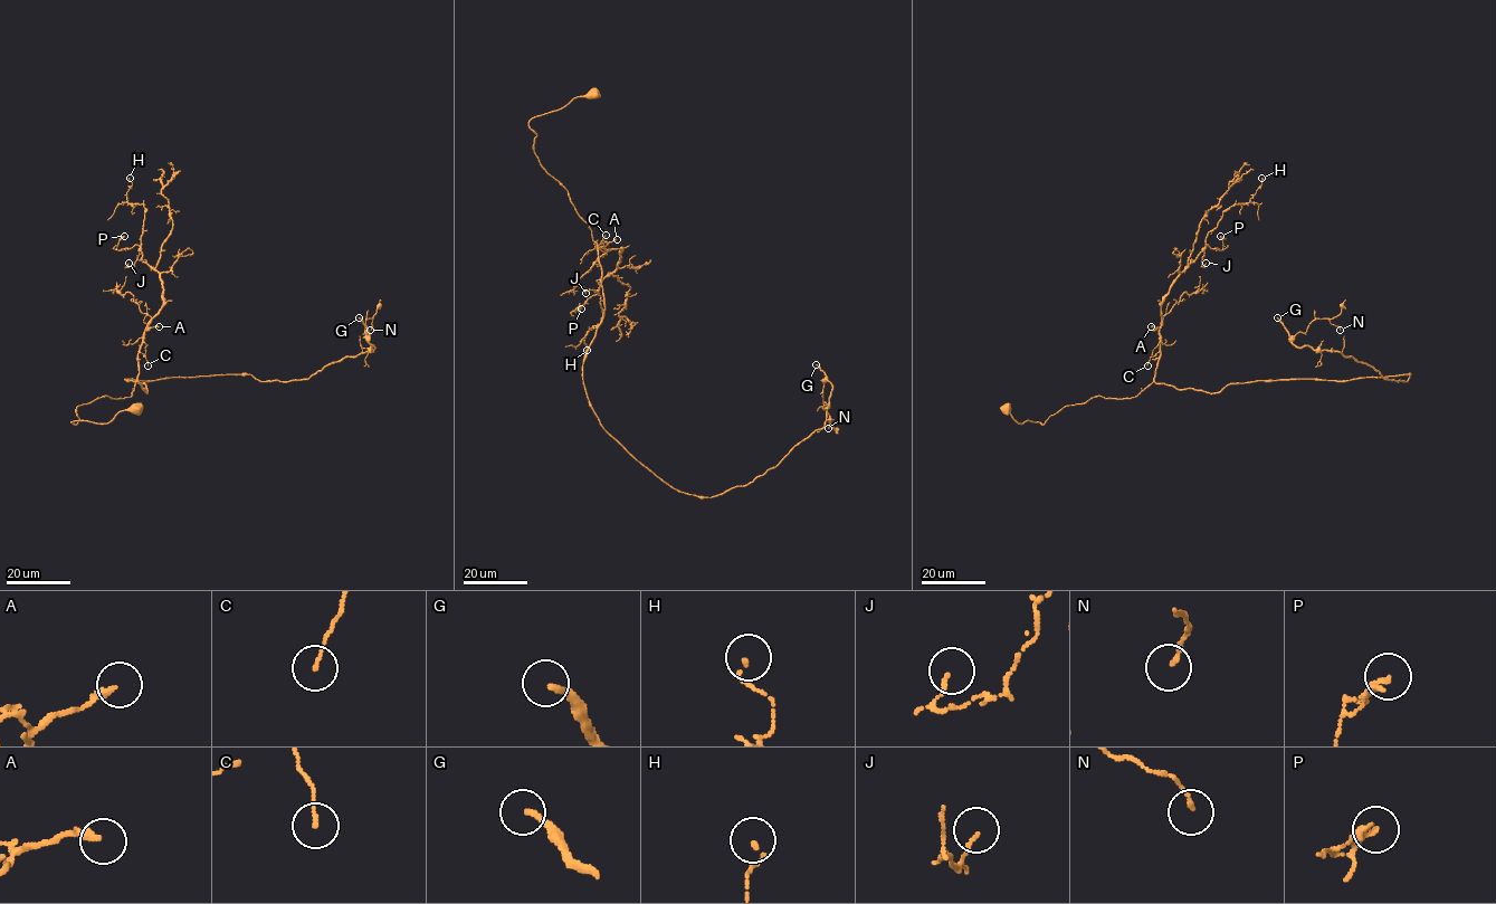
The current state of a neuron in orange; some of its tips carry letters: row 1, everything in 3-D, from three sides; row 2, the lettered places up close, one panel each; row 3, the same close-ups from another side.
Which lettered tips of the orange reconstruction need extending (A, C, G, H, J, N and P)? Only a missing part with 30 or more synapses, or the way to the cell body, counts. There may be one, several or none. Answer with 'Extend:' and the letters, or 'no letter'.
Extend: G

